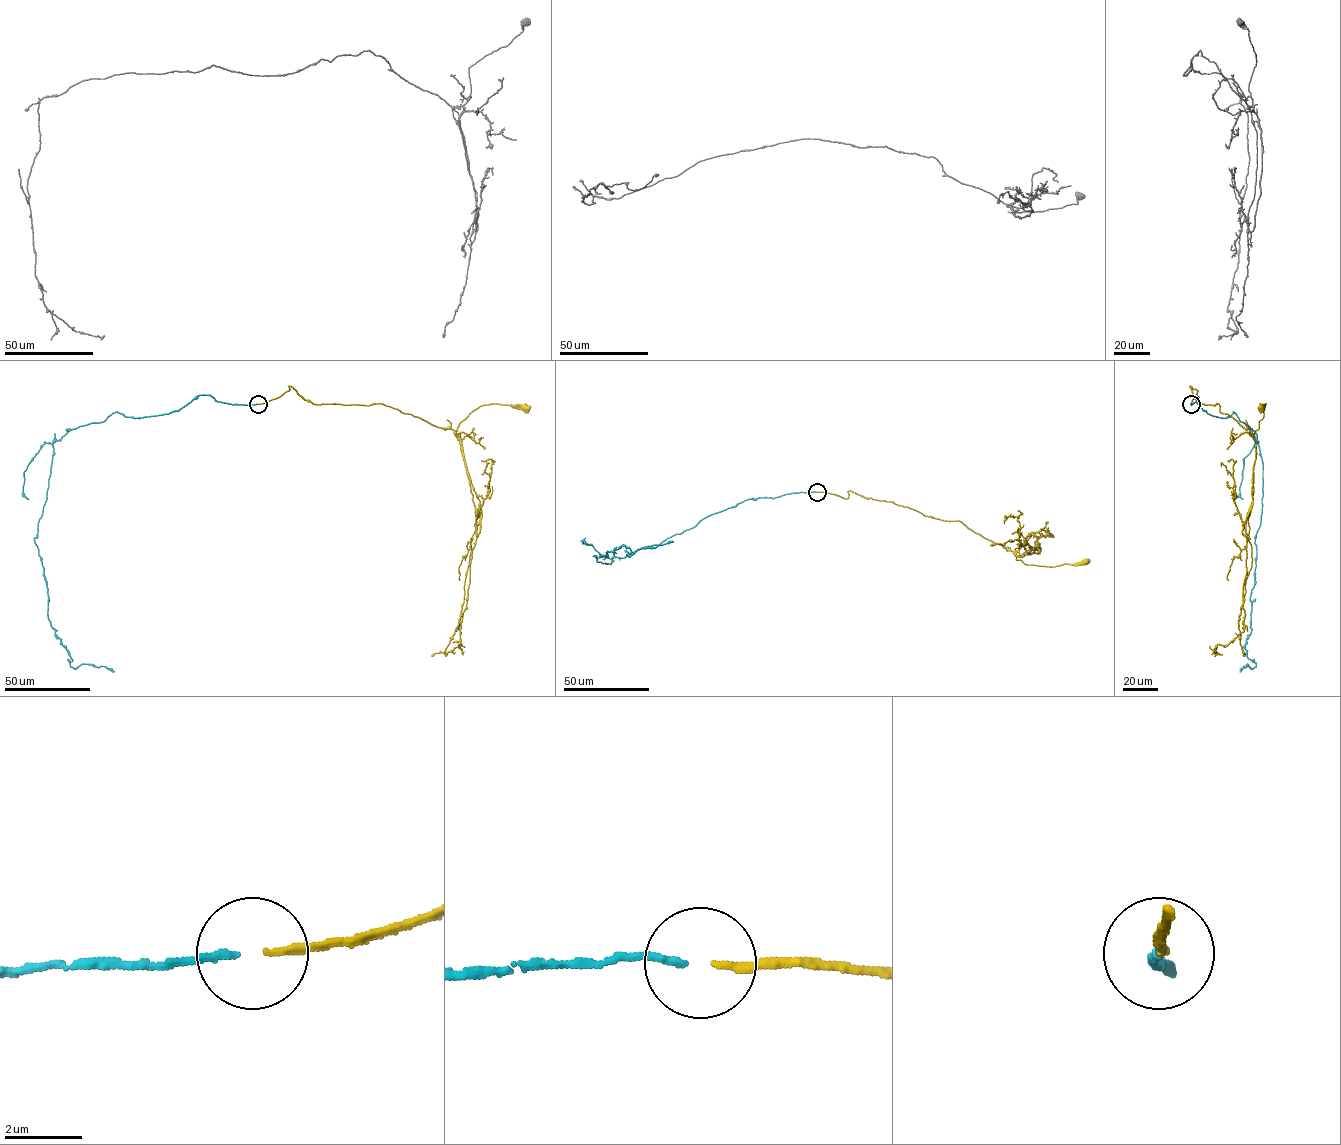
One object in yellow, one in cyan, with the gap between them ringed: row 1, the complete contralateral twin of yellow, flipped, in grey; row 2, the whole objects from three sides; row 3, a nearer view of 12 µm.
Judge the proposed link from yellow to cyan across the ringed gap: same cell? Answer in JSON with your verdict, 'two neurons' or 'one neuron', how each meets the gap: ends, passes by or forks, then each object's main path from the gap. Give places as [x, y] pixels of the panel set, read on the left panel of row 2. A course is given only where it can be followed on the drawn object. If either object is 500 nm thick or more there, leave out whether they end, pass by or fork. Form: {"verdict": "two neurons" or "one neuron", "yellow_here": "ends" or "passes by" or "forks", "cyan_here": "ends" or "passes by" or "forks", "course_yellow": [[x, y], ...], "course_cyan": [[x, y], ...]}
{"verdict": "one neuron", "yellow_here": "ends", "cyan_here": "ends", "course_yellow": [[258, 404], [291, 386], [314, 404], [380, 403], [451, 428], [459, 437], [459, 424], [481, 406], [525, 407]], "course_cyan": [[257, 404], [200, 394], [159, 415], [113, 413], [52, 443], [34, 538], [47, 618], [70, 666], [114, 672]]}

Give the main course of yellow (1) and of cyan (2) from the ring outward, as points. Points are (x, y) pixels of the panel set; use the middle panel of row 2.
1: (817, 492), (847, 498), (850, 490), (959, 521), (1018, 551), (1016, 560), (1027, 564), (1084, 561)
2: (816, 492), (746, 500), (610, 564), (593, 556), (624, 545), (629, 557), (673, 541)

